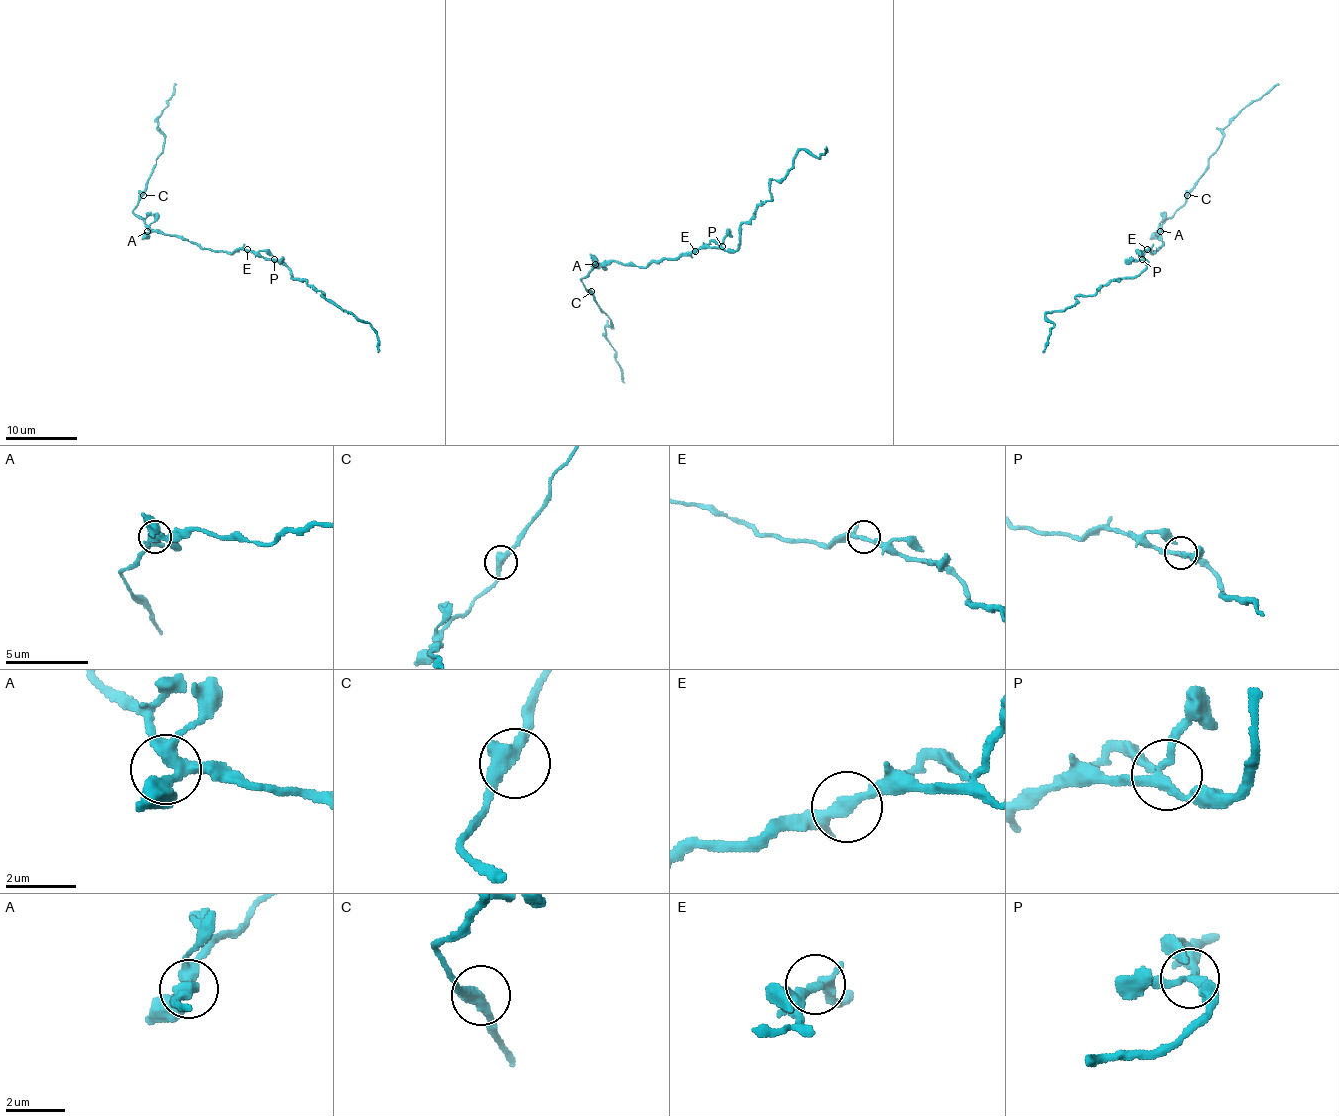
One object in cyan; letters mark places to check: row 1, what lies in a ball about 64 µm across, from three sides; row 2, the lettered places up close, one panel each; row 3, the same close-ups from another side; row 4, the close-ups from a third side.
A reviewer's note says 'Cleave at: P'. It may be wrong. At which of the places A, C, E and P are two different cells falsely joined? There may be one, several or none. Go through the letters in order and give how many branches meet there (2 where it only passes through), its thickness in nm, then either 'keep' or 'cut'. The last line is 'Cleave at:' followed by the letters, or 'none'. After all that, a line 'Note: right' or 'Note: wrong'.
A: 4 branches meet; 320 nm thick; keep
C: 2 branches meet; 440 nm thick; keep
E: 3 branches meet; 240 nm thick; keep
P: 3 branches meet; 240 nm thick; keep
Cleave at: none
Note: wrong

